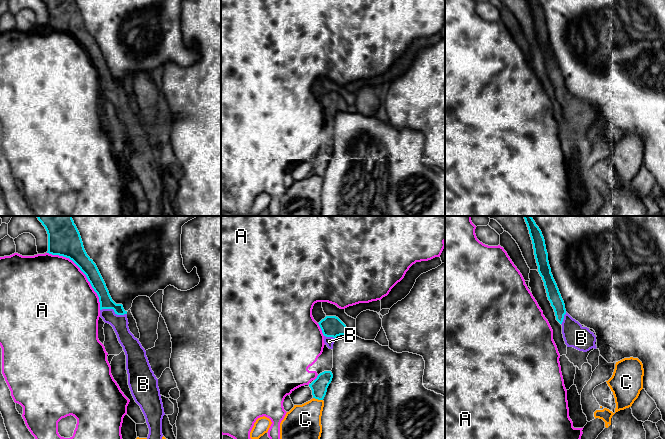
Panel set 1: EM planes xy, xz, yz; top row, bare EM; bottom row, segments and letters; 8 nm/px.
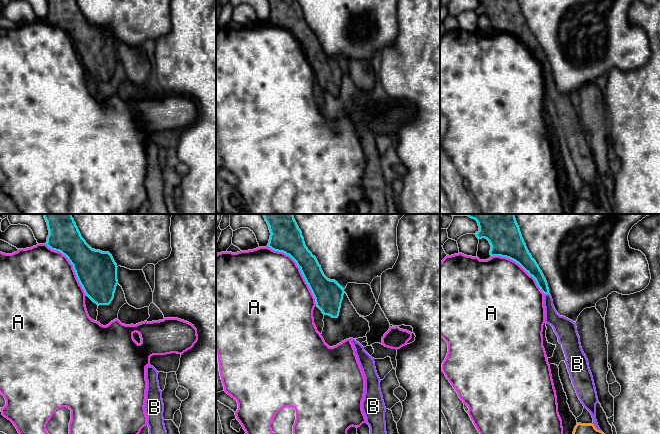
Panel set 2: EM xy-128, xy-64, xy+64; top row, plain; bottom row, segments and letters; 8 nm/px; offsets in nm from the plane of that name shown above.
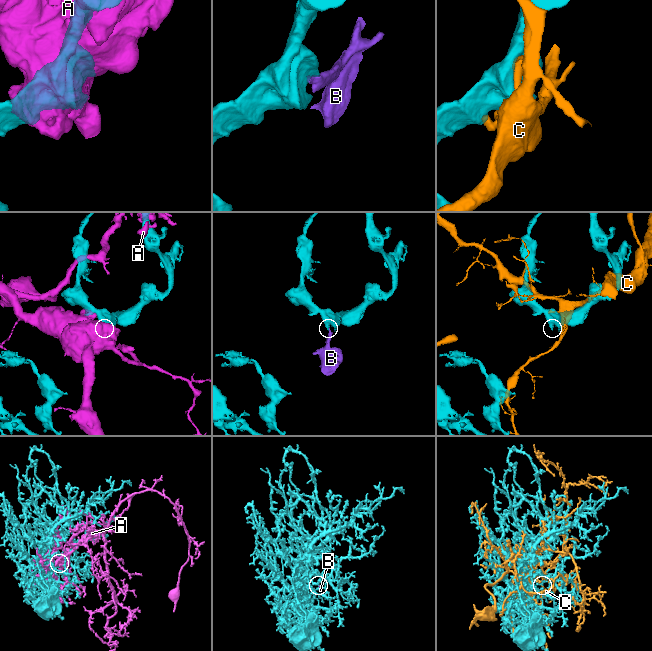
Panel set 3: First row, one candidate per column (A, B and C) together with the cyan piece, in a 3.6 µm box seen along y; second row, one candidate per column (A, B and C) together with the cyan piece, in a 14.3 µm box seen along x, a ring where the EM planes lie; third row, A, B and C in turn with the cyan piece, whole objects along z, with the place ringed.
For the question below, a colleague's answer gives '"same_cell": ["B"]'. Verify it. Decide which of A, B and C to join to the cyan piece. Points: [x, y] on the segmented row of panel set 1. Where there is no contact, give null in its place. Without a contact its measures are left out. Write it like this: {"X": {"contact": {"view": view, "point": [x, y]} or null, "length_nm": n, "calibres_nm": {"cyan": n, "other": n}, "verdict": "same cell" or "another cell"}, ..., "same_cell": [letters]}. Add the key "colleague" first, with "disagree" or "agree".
{"colleague": "agree", "A": {"contact": {"view": "xy", "point": [83, 272]}, "length_nm": 650, "calibres_nm": {"cyan": 200, "other": 500}, "verdict": "another cell"}, "B": {"contact": {"view": "xy", "point": [113, 309]}, "length_nm": 220, "calibres_nm": {"cyan": 110, "other": 130}, "verdict": "same cell"}, "C": {"contact": {"view": "xz", "point": [318, 399]}, "length_nm": 80, "calibres_nm": {"cyan": 130, "other": 280}, "verdict": "another cell"}, "same_cell": ["B"]}

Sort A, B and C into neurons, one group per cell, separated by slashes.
A / B / C

